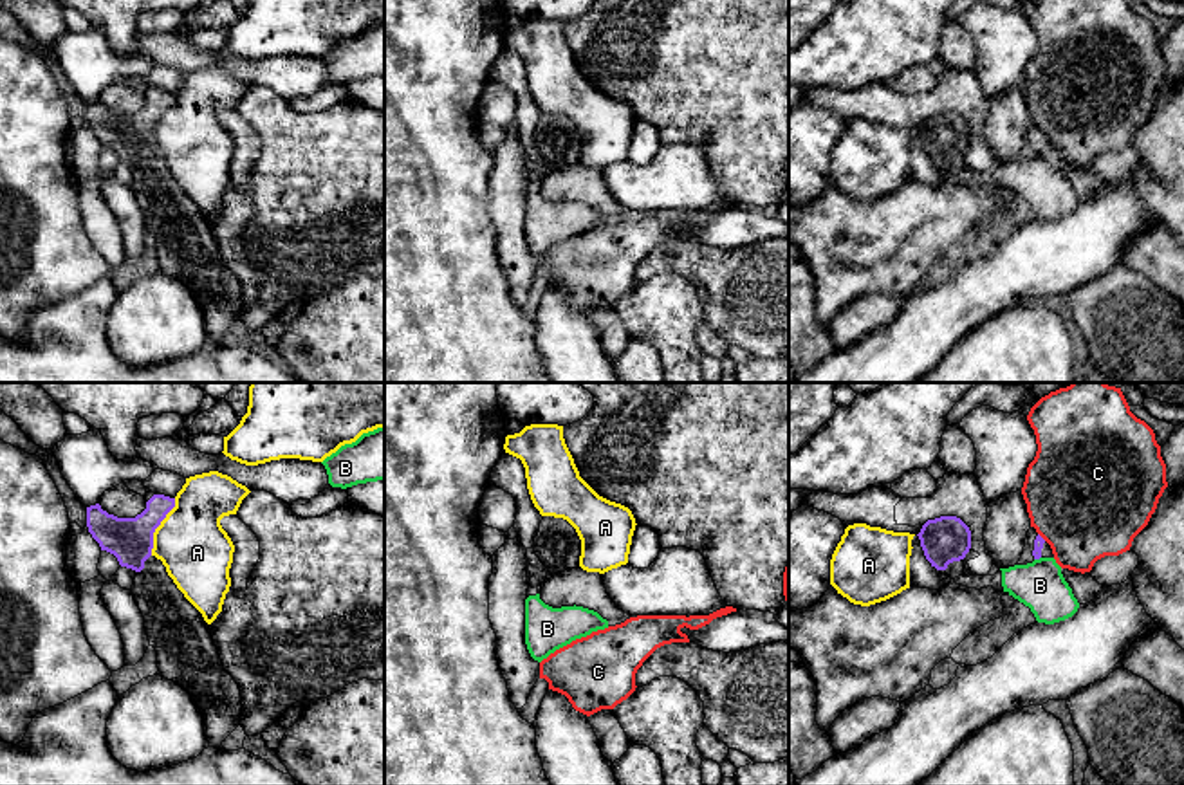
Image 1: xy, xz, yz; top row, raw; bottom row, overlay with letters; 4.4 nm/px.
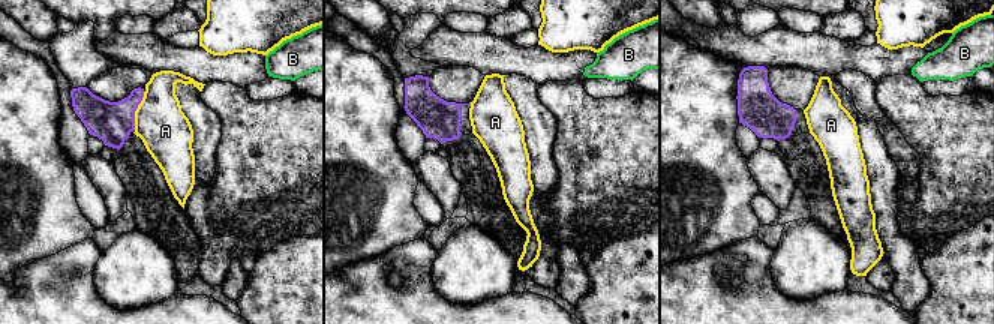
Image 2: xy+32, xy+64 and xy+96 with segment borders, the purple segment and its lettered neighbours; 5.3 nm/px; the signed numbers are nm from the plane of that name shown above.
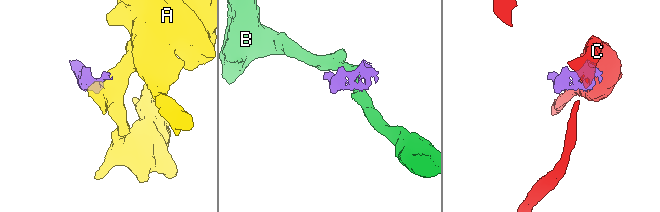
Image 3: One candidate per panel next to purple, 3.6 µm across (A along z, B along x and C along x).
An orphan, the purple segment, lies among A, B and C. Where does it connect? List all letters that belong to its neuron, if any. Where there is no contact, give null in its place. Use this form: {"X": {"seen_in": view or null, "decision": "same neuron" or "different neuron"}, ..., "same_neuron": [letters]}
{"A": {"seen_in": "xy", "decision": "different neuron"}, "B": {"seen_in": "yz", "decision": "different neuron"}, "C": {"seen_in": "yz", "decision": "different neuron"}, "same_neuron": []}

